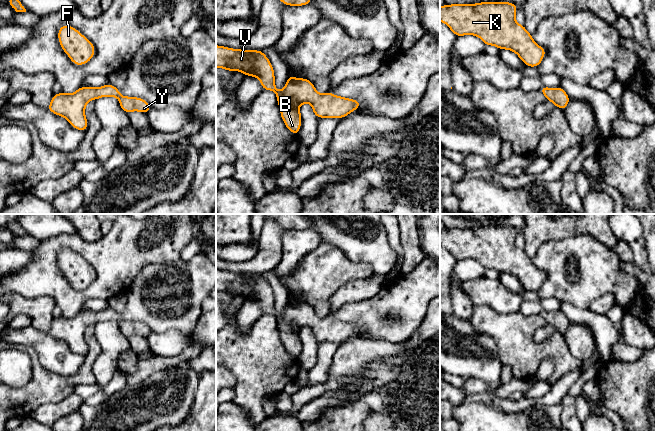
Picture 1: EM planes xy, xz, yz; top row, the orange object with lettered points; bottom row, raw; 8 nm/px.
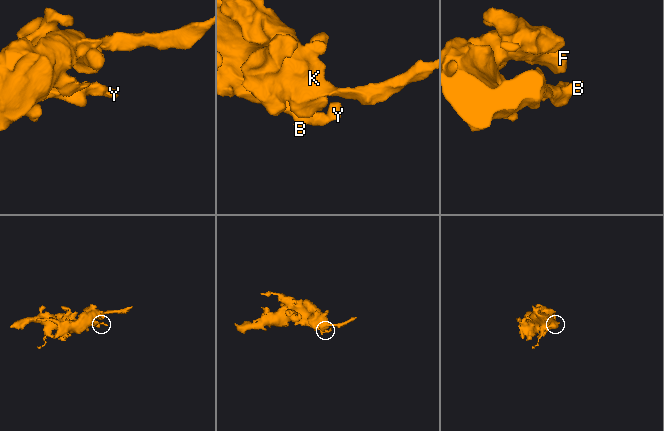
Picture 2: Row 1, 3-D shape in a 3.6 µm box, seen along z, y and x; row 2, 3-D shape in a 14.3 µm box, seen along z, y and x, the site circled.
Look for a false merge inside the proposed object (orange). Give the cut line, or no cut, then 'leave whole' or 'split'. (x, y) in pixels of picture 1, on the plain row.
no cut | leave whole

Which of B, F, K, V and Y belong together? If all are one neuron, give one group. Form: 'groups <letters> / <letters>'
groups B F K V Y

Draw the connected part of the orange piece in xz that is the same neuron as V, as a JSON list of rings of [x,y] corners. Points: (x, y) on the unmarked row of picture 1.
[[[216,269],[216,292],[230,296],[242,296],[245,300],[259,302],[263,314],[273,315],[277,320],[280,339],[287,353],[297,359],[301,353],[300,330],[310,327],[312,336],[318,342],[344,342],[362,327],[358,324],[336,320],[331,316],[319,318],[311,305],[288,299],[281,316],[275,309],[273,290],[261,274],[233,273]]]

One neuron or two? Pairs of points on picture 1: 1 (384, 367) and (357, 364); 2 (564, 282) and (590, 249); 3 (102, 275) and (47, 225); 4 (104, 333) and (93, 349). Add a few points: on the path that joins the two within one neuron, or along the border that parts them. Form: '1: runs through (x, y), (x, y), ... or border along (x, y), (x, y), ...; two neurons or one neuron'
1: border along (393, 357), (379, 357), (358, 375); two neurons
2: runs through (575, 279), (579, 281), (581, 279), (582, 261); one neuron
3: border along (75, 232), (55, 235), (42, 241); two neurons
4: border along (96, 324), (95, 338), (101, 353), (92, 365); two neurons

